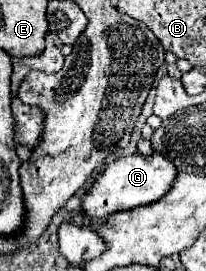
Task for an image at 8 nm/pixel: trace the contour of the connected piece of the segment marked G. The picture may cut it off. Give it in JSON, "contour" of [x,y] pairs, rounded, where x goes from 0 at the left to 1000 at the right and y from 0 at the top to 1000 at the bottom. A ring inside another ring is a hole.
{"contour":[[[675,561],[646,576],[597,576],[529,605],[519,627],[461,664],[451,694],[403,731],[403,775],[432,797],[510,804],[587,775],[636,775],[723,745],[762,745],[820,708],[820,686],[840,686],[850,649],[859,620],[840,613],[840,598],[820,598],[801,576],[762,561],[743,561],[733,576],[694,576]]]}

